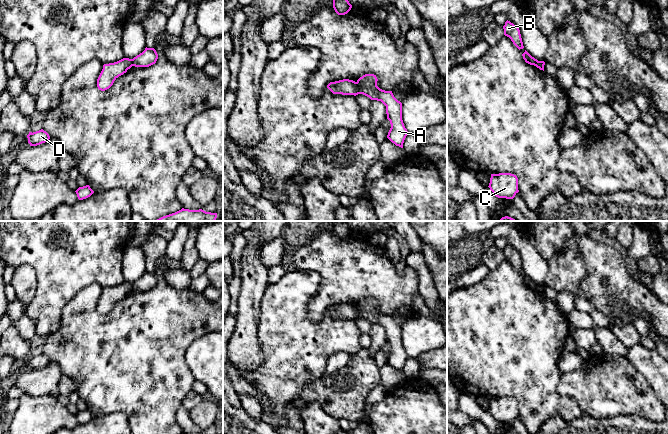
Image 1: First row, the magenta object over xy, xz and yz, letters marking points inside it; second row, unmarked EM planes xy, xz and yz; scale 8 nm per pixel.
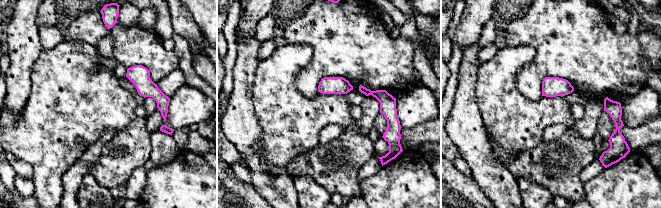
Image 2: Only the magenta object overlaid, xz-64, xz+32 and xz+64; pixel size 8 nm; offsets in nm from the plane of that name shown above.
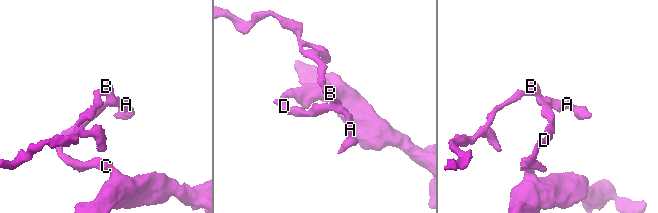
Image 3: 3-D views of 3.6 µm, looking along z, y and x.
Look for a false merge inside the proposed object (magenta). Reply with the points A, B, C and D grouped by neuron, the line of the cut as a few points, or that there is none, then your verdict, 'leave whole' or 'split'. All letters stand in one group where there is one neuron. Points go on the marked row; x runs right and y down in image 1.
groups A B / C D; cut xz (355, 82), (359, 93); split

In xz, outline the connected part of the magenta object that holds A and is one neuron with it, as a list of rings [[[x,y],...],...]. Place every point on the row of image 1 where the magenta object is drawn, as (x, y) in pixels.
[[[365,74],[360,77],[356,82],[359,94],[363,94],[371,100],[381,101],[386,106],[387,119],[391,124],[387,138],[396,146],[403,148],[408,131],[402,120],[402,103],[394,97],[392,91],[380,89],[377,81],[374,74]]]

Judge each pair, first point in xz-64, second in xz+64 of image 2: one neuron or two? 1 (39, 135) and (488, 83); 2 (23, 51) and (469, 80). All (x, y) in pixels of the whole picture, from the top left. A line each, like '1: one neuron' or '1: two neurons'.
1: one neuron
2: one neuron

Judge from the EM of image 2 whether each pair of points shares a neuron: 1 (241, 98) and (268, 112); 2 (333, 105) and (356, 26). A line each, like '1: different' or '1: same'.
1: different
2: different

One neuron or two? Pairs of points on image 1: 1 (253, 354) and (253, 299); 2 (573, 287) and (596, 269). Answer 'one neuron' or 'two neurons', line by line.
1: one neuron
2: two neurons

